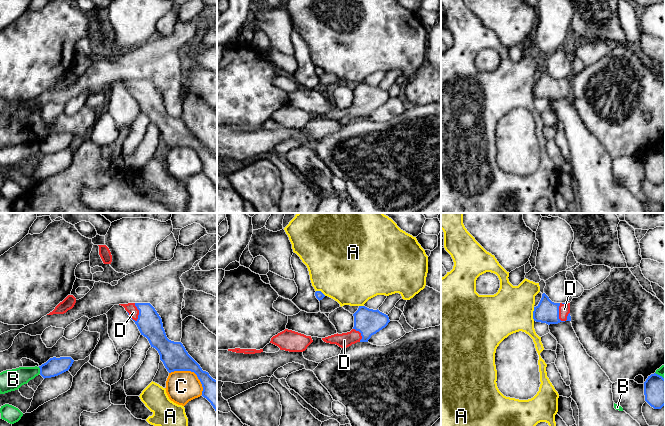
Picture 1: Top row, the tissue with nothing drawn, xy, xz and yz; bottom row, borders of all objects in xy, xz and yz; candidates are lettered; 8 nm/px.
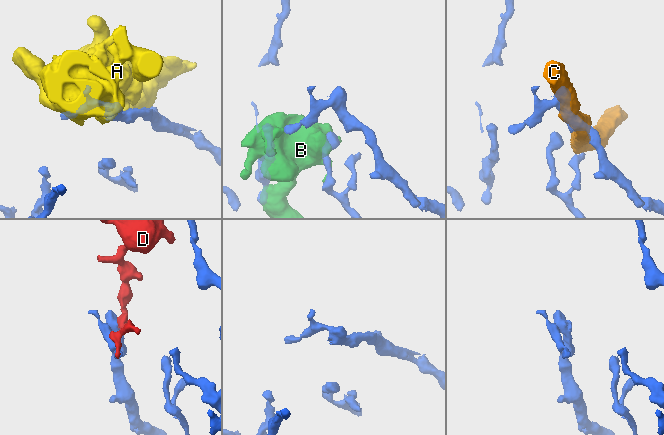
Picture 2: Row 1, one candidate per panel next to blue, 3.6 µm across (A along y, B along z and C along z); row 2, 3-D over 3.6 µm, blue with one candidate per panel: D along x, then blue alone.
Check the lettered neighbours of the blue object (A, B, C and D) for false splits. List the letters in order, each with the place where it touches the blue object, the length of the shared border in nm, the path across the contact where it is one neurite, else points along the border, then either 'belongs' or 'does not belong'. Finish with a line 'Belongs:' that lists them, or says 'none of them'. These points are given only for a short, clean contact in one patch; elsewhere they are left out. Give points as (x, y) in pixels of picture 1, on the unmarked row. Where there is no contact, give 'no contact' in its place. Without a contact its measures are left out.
A: meets blue in yz at (533, 90); contact 110 nm long; does not belong
B: meets blue in xy at (40, 146); contact 60 nm long; does not belong
C: meets blue in xy at (192, 147); contact 320 nm long; does not belong
D: meets blue in yz at (558, 86); contact 160 nm long; runs through yz (547, 87), (558, 86), (564, 85); belongs
Belongs: D

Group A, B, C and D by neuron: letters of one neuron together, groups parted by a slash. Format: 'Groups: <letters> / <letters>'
Groups: A / B / C / D

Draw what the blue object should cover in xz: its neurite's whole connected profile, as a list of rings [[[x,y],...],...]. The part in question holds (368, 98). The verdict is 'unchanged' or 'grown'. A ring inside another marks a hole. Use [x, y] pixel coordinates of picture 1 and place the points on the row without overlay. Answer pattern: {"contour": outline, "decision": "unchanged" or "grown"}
{"contour": [[[359,82],[353,90],[354,103],[350,108],[334,110],[322,116],[326,119],[336,120],[341,124],[347,124],[357,118],[368,118],[372,111],[385,104],[390,98],[388,91],[365,82]]], "decision": "grown"}

